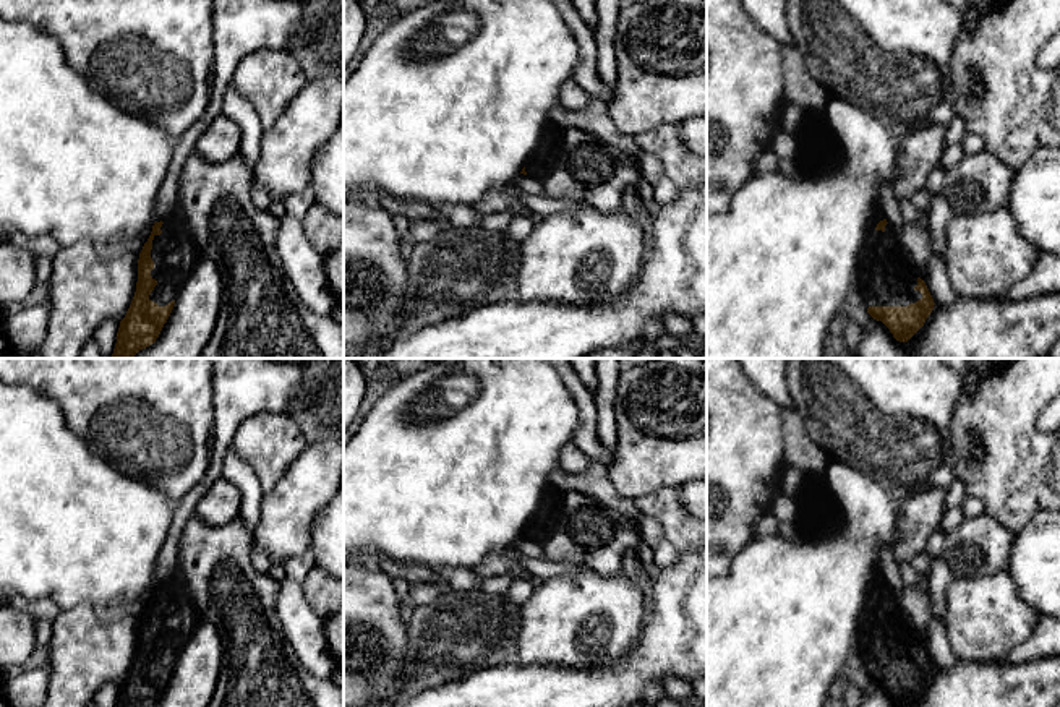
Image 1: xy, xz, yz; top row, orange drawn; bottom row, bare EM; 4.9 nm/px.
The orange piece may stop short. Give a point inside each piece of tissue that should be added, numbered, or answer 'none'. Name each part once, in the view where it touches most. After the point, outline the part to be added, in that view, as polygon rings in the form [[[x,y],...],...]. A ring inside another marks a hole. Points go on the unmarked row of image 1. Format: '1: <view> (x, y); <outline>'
1: xy (175, 615); [[[180,574],[167,581],[160,593],[160,598],[154,598],[151,613],[154,624],[151,639],[157,649],[149,663],[165,670],[177,662],[183,645],[201,623],[201,615]]]

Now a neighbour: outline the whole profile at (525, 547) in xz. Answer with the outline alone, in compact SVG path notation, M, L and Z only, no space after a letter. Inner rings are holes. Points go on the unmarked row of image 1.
M520 537L515 542L515 548L524 556L530 556L530 558L543 558L545 556L545 551L543 551L543 545L541 543L532 542L532 540L524 538L524 537Z

